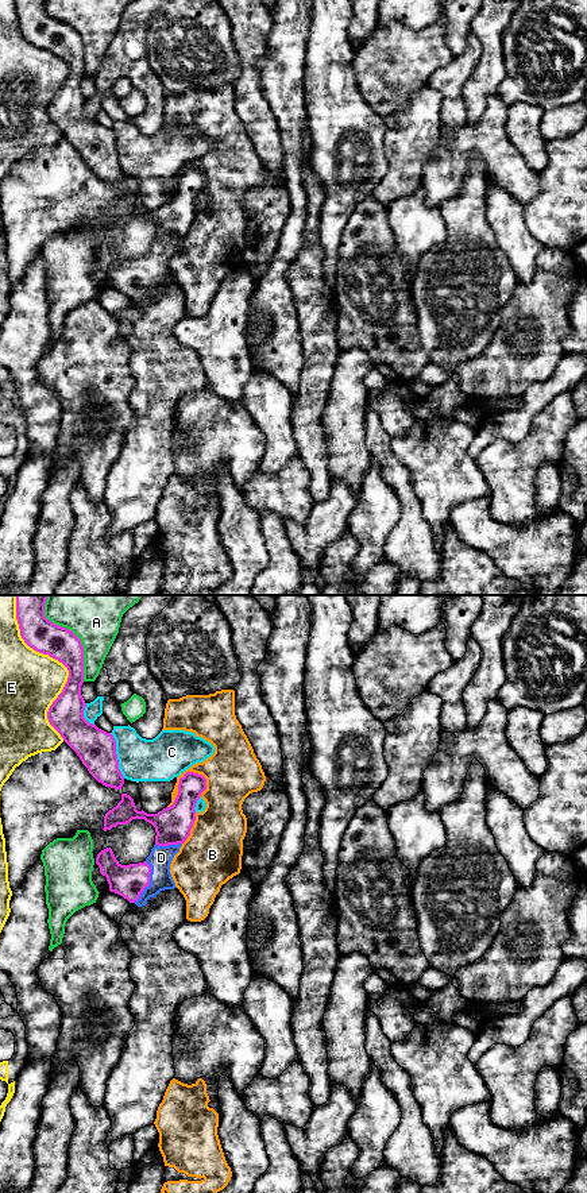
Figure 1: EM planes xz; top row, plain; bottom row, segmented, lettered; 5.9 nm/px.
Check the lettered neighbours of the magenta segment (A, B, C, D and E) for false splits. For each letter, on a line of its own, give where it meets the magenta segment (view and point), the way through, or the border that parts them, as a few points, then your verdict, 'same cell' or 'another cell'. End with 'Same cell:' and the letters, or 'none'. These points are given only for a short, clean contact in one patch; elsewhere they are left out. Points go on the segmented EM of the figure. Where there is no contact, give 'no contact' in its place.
A: meets magenta in xz at (73, 633); another cell
B: meets magenta in xz at (180, 780); another cell
C: meets magenta in xz at (116, 756); another cell
D: meets magenta in xz at (149, 881); same cell
E: meets magenta in xz at (58, 660); another cell
Same cell: D

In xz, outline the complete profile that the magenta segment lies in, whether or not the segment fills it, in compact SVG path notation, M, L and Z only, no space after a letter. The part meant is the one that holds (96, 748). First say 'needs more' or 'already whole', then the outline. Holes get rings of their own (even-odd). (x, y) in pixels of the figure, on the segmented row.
already whole; M16 595L16 619L24 642L58 660L69 671L62 692L47 711L47 719L99 783L121 789L124 777L113 736L84 718L84 646L72 630L45 617L46 599L47 595Z

